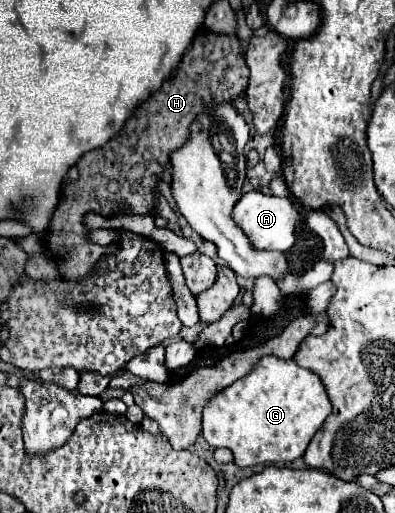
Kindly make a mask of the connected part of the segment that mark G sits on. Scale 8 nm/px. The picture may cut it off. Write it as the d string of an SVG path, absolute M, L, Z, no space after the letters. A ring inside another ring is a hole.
M273 355L263 357L249 375L225 387L207 403L203 411L203 437L211 447L231 449L239 467L295 461L303 457L309 441L321 429L323 421L333 409L333 405L329 403L329 395L323 387L325 385L321 383L319 375L313 375L309 369L301 369L293 359L285 361Z

